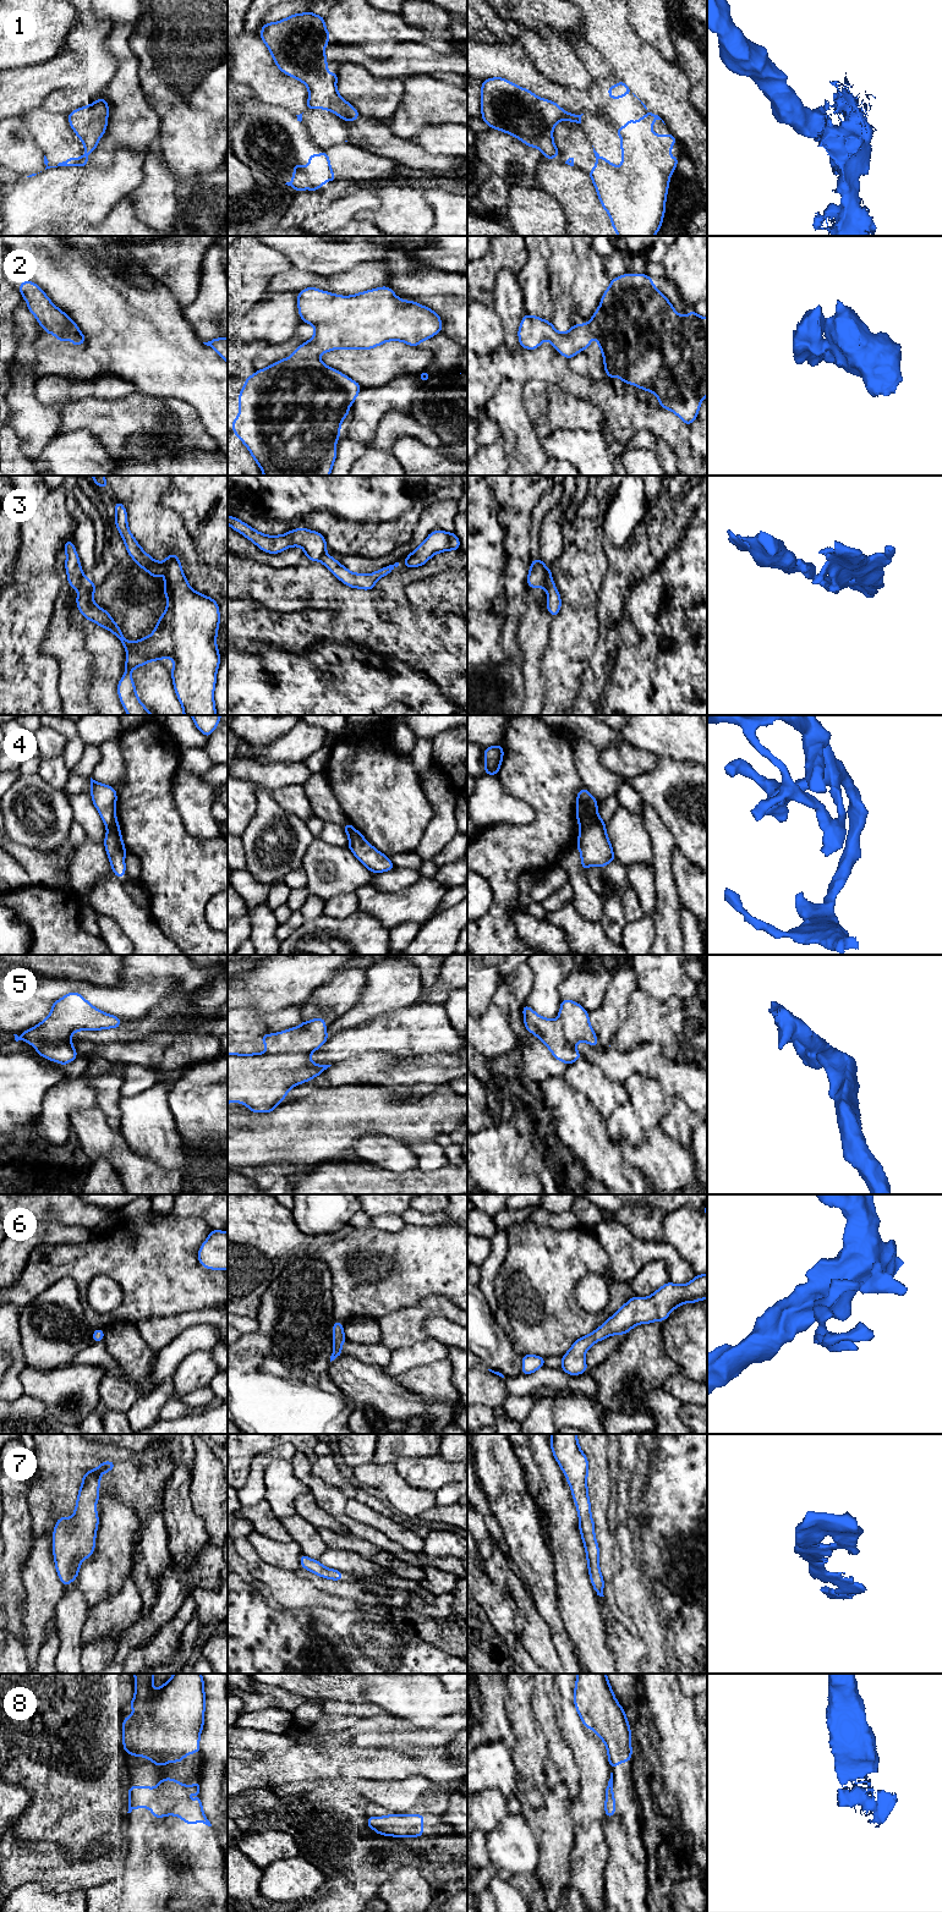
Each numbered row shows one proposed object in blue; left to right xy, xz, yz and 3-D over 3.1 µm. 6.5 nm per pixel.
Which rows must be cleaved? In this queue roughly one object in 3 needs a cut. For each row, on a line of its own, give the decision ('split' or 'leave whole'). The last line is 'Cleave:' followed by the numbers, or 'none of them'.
1: split
2: leave whole
3: split
4: split
5: leave whole
6: leave whole
7: leave whole
8: leave whole
Cleave: 1, 3, 4

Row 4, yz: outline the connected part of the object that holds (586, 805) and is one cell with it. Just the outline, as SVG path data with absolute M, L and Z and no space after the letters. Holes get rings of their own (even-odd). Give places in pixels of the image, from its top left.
M582 787L576 796L576 819L580 829L593 815L597 806L596 798Z

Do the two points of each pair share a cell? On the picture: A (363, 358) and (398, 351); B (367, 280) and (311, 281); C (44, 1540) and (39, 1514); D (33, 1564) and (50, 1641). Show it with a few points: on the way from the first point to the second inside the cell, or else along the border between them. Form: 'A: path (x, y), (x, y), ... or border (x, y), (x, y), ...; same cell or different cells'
A: path (372, 358), (389, 358); same cell
B: path (354, 281), (324, 281); same cell
C: border (51, 1533), (44, 1532), (33, 1536); different cells
D: border (53, 1620), (48, 1625), (48, 1632), (37, 1654); different cells

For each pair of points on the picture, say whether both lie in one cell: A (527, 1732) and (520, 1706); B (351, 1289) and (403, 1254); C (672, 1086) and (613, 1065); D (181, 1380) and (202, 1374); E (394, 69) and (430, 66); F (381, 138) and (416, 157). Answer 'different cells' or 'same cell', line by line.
A: same cell
B: same cell
C: same cell
D: same cell
E: same cell
F: same cell

